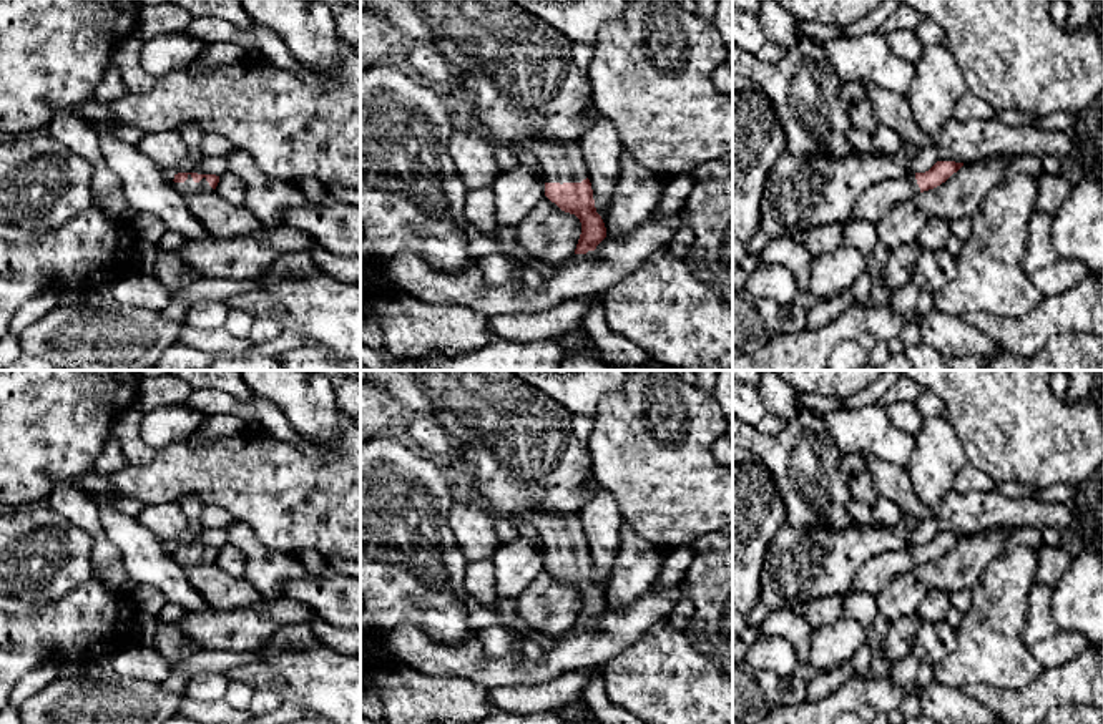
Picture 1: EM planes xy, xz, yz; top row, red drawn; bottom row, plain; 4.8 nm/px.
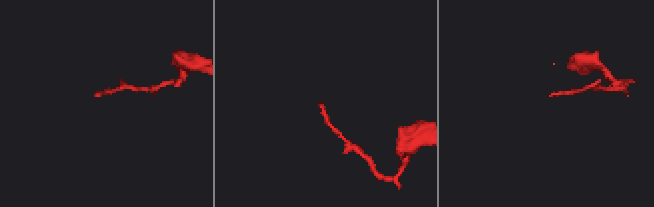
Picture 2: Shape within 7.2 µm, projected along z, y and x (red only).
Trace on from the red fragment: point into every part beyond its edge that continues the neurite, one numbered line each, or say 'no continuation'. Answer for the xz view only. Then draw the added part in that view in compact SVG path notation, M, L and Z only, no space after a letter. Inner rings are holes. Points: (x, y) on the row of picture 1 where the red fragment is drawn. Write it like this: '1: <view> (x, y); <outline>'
1: xz (562, 163); M543 136L527 138L532 151L543 169L545 183L581 183L588 178L578 141L552 141Z

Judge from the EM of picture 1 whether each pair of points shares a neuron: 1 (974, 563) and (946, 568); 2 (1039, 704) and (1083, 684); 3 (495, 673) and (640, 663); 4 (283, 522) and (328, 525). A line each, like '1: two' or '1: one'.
1: one
2: one
3: two
4: one

